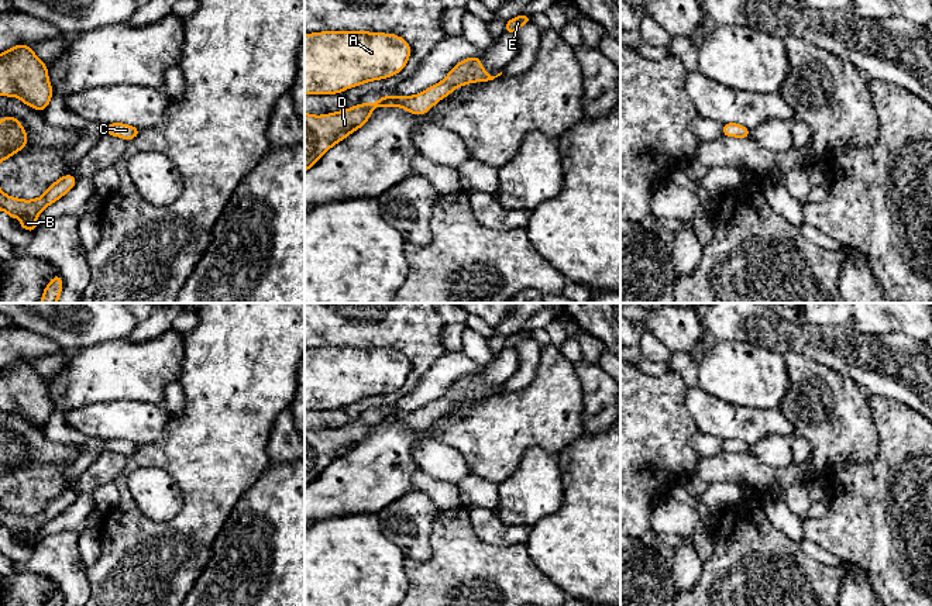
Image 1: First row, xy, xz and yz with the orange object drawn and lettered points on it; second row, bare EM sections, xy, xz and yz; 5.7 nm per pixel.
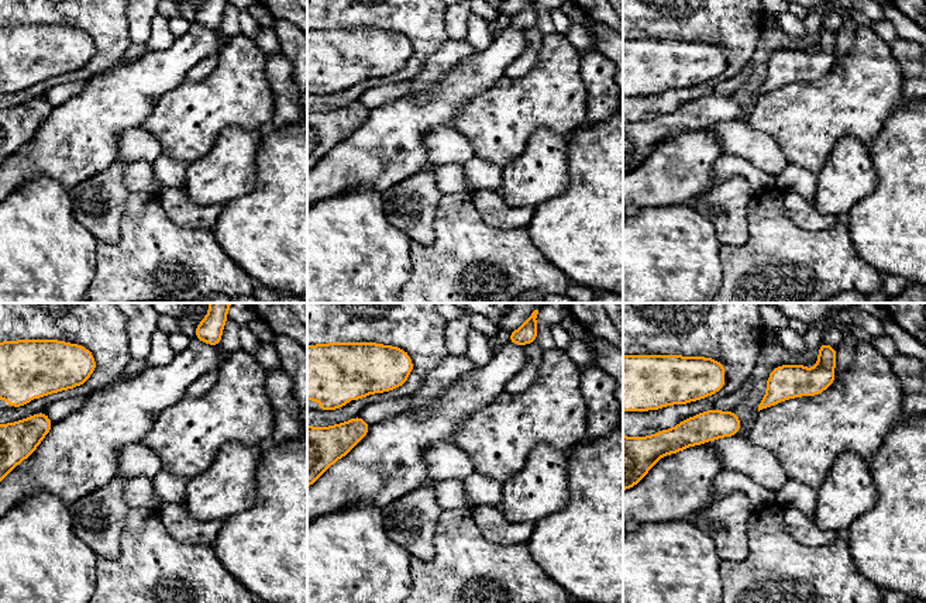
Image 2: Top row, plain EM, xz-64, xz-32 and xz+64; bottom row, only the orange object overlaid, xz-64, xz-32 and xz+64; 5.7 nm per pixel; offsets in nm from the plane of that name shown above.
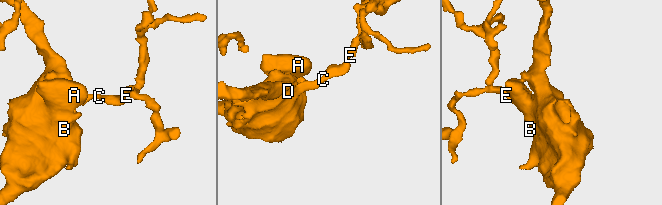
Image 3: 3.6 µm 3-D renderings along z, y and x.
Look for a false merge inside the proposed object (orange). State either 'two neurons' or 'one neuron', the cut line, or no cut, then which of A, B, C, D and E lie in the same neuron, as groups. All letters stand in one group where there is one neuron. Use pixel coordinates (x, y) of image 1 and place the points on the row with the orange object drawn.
one neuron; no cut; A B C D E

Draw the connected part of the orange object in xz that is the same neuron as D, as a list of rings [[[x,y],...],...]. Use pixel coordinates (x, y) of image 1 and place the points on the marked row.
[[[474,56],[457,63],[444,80],[416,96],[384,96],[374,104],[355,104],[324,116],[305,113],[305,171],[310,169],[336,142],[362,127],[376,106],[403,107],[412,114],[422,116],[454,89],[472,82],[489,82],[501,75],[502,72],[496,76],[486,73],[478,56]]]

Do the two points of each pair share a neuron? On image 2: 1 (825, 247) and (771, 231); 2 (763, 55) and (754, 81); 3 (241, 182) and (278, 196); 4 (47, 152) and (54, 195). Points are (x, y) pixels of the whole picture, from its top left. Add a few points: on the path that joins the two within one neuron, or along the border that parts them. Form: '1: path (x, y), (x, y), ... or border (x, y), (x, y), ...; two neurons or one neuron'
1: path (812, 245), (784, 244); one neuron
2: path (760, 61), (758, 75); one neuron
3: border (257, 154), (255, 186), (226, 203); two neurons
4: border (19, 186), (35, 176), (50, 176), (68, 189); two neurons

